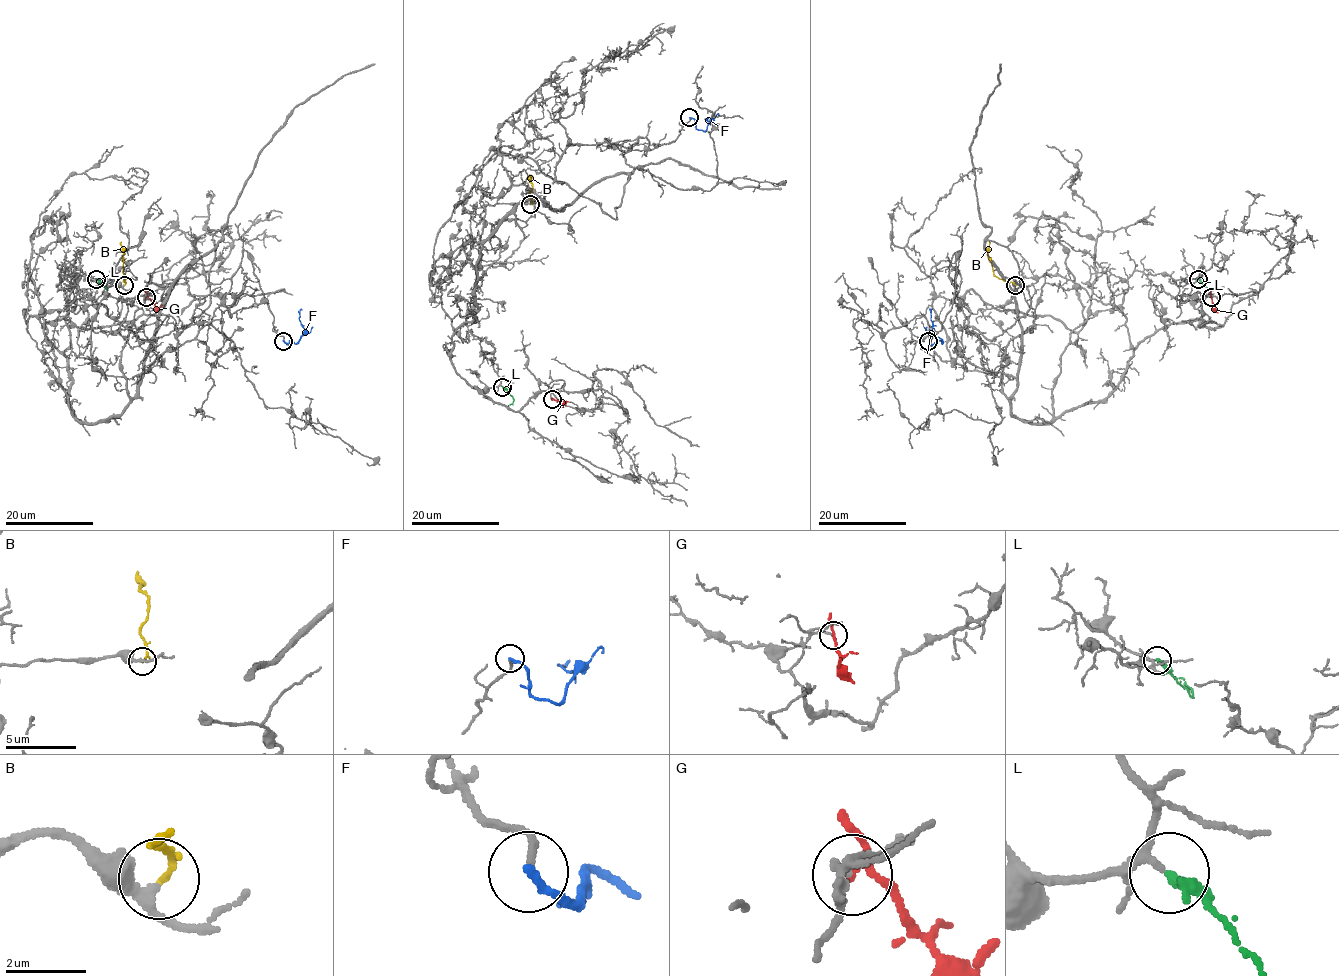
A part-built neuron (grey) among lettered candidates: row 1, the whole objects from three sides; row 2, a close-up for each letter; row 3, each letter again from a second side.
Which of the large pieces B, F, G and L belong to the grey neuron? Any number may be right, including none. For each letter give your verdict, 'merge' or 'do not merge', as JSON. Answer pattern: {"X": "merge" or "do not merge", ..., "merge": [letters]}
{"B": "do not merge", "F": "do not merge", "G": "do not merge", "L": "merge", "merge": ["L"]}

